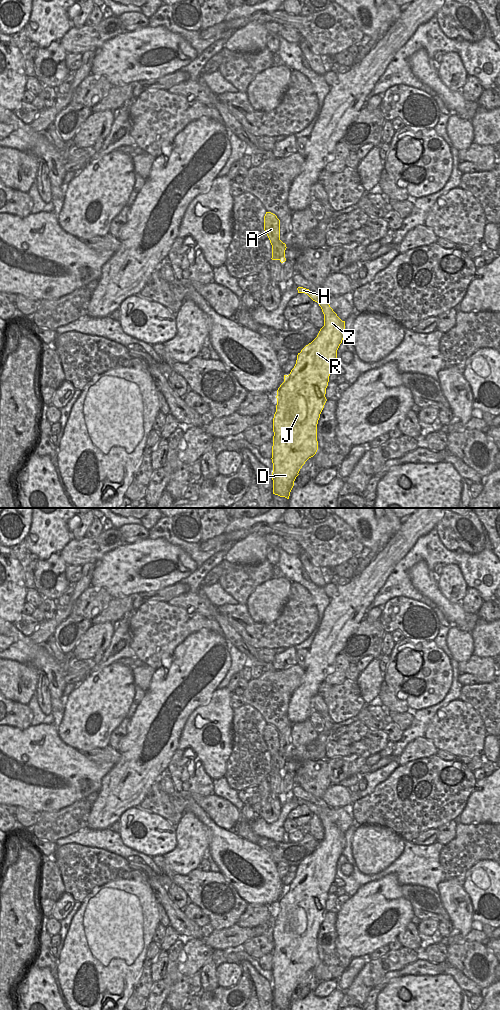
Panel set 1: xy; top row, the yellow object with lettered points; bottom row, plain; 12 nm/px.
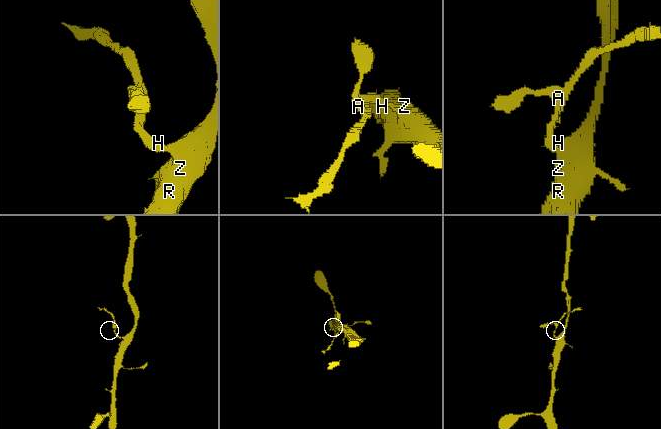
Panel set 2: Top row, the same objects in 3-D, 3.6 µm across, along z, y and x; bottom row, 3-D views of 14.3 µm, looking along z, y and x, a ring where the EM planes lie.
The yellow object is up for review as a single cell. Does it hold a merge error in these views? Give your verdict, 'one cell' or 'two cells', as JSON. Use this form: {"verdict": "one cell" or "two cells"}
{"verdict": "two cells"}

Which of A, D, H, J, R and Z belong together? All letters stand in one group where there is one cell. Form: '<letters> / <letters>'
A H / D J R Z

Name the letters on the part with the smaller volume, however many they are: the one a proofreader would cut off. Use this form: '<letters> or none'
A, H

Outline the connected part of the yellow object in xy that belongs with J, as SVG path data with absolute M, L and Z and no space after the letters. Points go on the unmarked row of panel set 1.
M312 803L309 809L317 814L324 826L324 838L317 849L297 867L290 886L277 902L276 924L273 930L273 1006L289 1010L294 993L305 974L318 962L317 936L327 913L325 906L329 888L337 877L337 862L345 848L345 833L342 833L324 810Z

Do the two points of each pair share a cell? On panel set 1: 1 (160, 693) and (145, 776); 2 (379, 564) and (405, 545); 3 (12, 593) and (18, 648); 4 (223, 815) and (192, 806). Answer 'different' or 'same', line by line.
1: same
2: same
3: different
4: different

